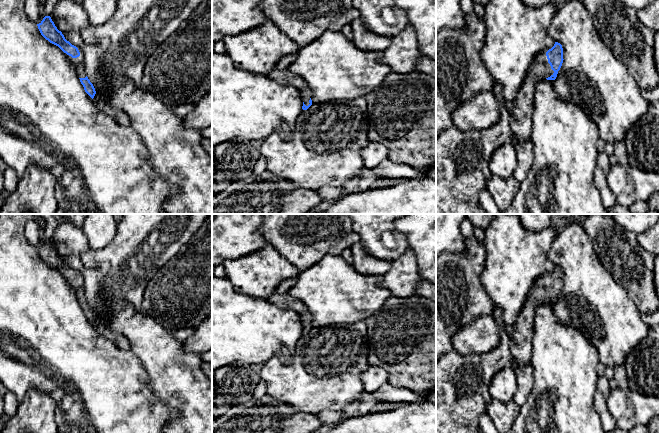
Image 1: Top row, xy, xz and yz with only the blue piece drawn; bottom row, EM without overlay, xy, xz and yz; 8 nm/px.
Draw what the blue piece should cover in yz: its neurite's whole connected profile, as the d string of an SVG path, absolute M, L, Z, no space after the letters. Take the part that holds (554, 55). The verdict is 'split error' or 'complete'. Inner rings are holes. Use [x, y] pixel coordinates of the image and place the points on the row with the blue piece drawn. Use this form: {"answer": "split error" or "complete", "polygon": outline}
{"answer": "split error", "polygon": "M555 42L546 53L536 55L516 99L507 102L513 139L516 143L520 144L531 138L534 93L537 83L542 79L555 80L563 60L563 48L558 42Z"}

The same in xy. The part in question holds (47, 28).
{"answer": "split error", "polygon": "M45 16L43 20L37 24L41 35L50 43L58 46L64 53L73 58L77 75L85 92L93 99L96 91L85 73L85 65L83 56L80 55L78 48L67 41L61 31L57 29L50 16Z"}

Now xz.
{"answer": "split error", "polygon": "M274 68L267 76L280 85L296 88L303 99L303 110L307 110L312 105L313 92L307 82L299 75L290 72L288 69Z"}

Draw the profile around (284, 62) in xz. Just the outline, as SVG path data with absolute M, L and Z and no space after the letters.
M290 54L282 57L276 64L277 69L287 69L289 65L296 59L296 54Z

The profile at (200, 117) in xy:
M212 89L183 117L186 127L203 130L212 126Z

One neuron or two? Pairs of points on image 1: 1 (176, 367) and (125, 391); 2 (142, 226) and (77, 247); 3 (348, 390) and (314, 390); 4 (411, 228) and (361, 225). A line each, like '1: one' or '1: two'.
1: two
2: two
3: one
4: two

